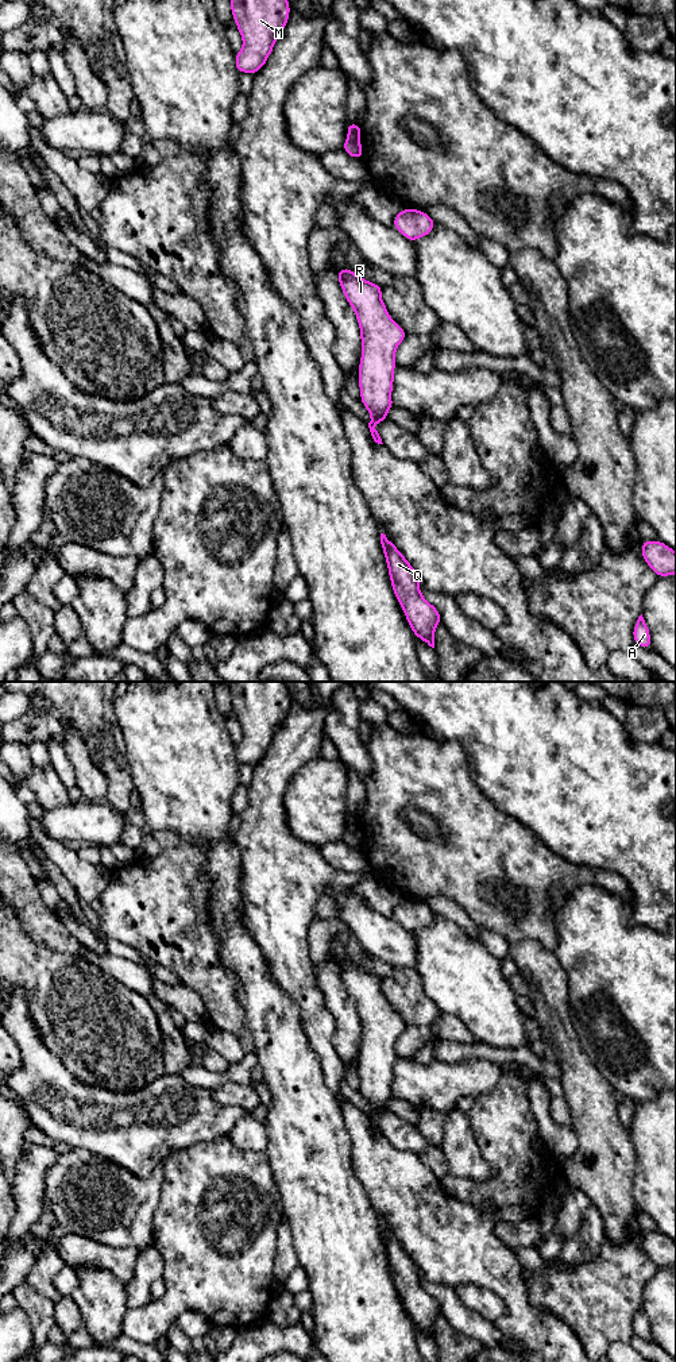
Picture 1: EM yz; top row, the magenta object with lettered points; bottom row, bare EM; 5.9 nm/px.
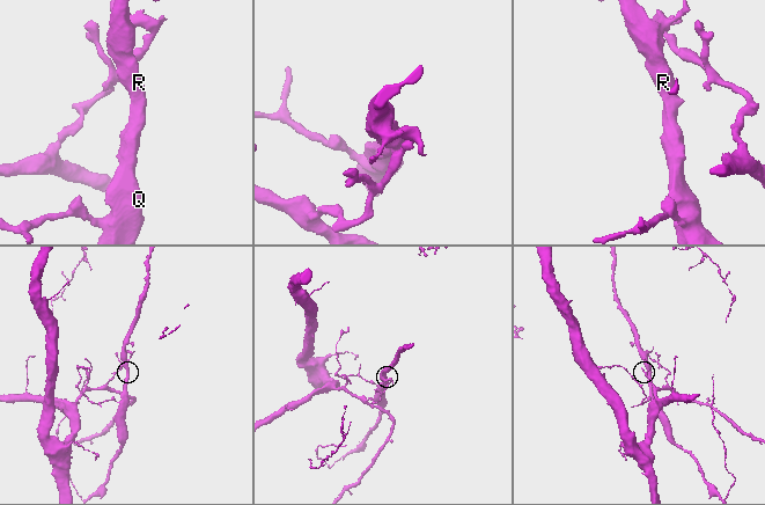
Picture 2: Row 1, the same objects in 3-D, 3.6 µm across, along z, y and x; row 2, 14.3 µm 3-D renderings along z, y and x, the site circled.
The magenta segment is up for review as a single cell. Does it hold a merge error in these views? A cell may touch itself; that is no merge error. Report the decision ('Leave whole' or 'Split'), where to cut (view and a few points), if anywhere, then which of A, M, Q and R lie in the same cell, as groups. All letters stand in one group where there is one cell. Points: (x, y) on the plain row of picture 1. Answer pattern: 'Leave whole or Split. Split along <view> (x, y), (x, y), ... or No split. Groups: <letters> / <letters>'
Split. Split along yz (348, 826), (360, 837). Groups: A / M Q R

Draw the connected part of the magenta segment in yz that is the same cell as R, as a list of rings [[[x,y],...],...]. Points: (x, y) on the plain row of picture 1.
[[[351,958],[336,962],[345,991],[355,1002],[362,1031],[359,1054],[360,1092],[368,1101],[368,1119],[375,1134],[383,1135],[375,1115],[389,1112],[386,1104],[394,1097],[395,1042],[407,1025],[395,1014],[382,992],[382,979],[355,965]]]

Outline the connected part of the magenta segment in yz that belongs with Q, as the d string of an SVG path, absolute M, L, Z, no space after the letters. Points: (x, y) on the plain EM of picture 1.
M381 1224L381 1235L393 1282L410 1320L414 1327L434 1339L436 1316L443 1313L440 1303L422 1288L418 1265L383 1224Z

